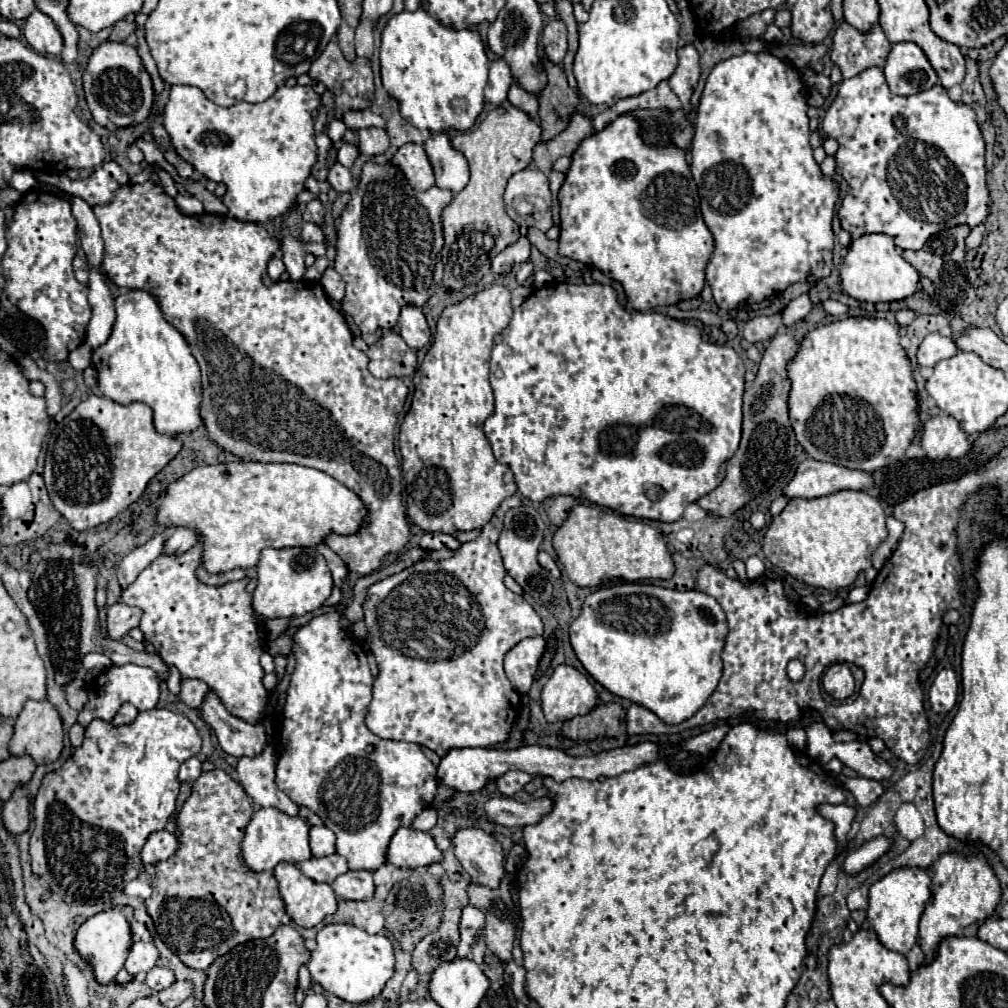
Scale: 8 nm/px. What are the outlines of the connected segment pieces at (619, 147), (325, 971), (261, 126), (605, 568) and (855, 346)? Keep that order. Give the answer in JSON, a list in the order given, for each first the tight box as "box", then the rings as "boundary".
[{"box":[558,115,714,311],"boundary":[[[618,115],[610,125],[606,125],[602,131],[586,137],[580,147],[574,151],[572,155],[572,165],[566,173],[566,181],[562,183],[560,191],[558,191],[558,201],[560,201],[560,255],[580,261],[588,267],[600,269],[606,277],[618,281],[624,287],[626,299],[628,299],[628,307],[636,309],[636,311],[650,311],[658,305],[672,305],[678,303],[682,299],[692,299],[698,297],[702,293],[704,287],[704,271],[708,265],[708,259],[712,255],[714,249],[714,237],[708,231],[708,227],[704,225],[702,213],[700,213],[700,197],[690,173],[690,165],[688,165],[688,153],[676,147],[648,147],[642,143],[640,135],[638,135],[638,121],[630,115]]]},{"box":[308,925,394,1003],"boundary":[[[324,925],[316,941],[318,947],[312,951],[308,963],[312,979],[320,983],[324,991],[348,1003],[372,1001],[394,975],[394,951],[386,935],[368,935],[356,925]]]},{"box":[164,85,322,223],"boundary":[[[172,85],[170,99],[164,107],[164,127],[178,151],[188,163],[202,173],[204,179],[226,183],[226,207],[228,215],[240,221],[266,223],[280,215],[286,215],[296,205],[298,193],[306,189],[306,179],[314,163],[318,161],[318,149],[314,143],[314,111],[322,107],[322,97],[308,87],[280,87],[268,101],[252,105],[240,101],[232,107],[218,107],[202,95],[200,89],[188,85]]]},{"box":[554,505,674,587],"boundary":[[[576,505],[554,533],[554,549],[570,581],[578,587],[600,587],[614,579],[644,581],[670,579],[674,575],[672,555],[654,527],[644,521],[614,515],[612,511],[604,513],[598,505]]]},{"box":[788,317,920,471],"boundary":[[[846,317],[810,331],[798,347],[798,355],[788,365],[792,379],[790,421],[798,443],[818,461],[844,465],[848,469],[878,471],[888,461],[900,459],[910,447],[920,419],[916,381],[906,349],[900,345],[898,329],[886,319]]]}]

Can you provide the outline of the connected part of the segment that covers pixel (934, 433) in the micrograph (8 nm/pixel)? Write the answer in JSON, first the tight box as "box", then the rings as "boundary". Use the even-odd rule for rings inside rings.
{"box":[922,415,972,459],"boundary":[[[938,415],[926,421],[922,447],[930,459],[958,459],[972,449],[972,441],[954,417]]]}

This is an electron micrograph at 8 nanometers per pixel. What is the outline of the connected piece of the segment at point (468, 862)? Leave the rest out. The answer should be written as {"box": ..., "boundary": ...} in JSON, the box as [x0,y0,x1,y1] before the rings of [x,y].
{"box":[454,829,506,889],"boundary":[[[462,829],[454,835],[454,851],[462,867],[486,887],[496,889],[506,875],[500,843],[482,829]]]}

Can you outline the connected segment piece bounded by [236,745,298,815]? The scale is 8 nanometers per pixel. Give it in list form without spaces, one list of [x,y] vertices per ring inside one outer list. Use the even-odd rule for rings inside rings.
[[[266,745],[264,751],[256,757],[240,757],[236,765],[238,781],[256,807],[274,807],[280,809],[282,813],[298,815],[298,805],[276,787],[274,781],[276,759],[278,757],[272,745]]]

